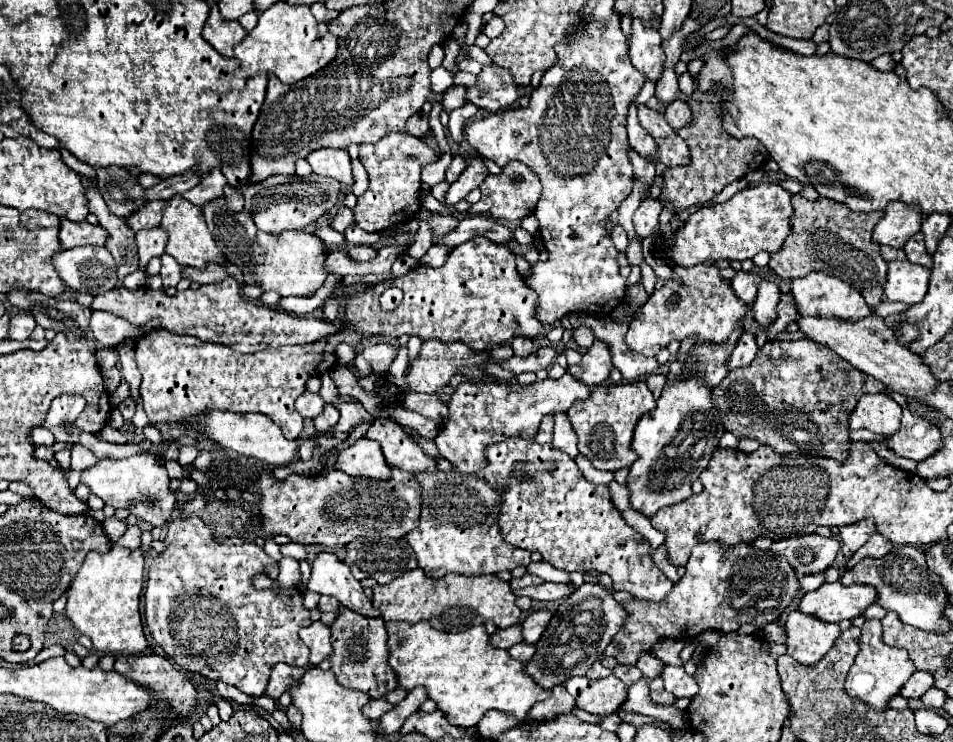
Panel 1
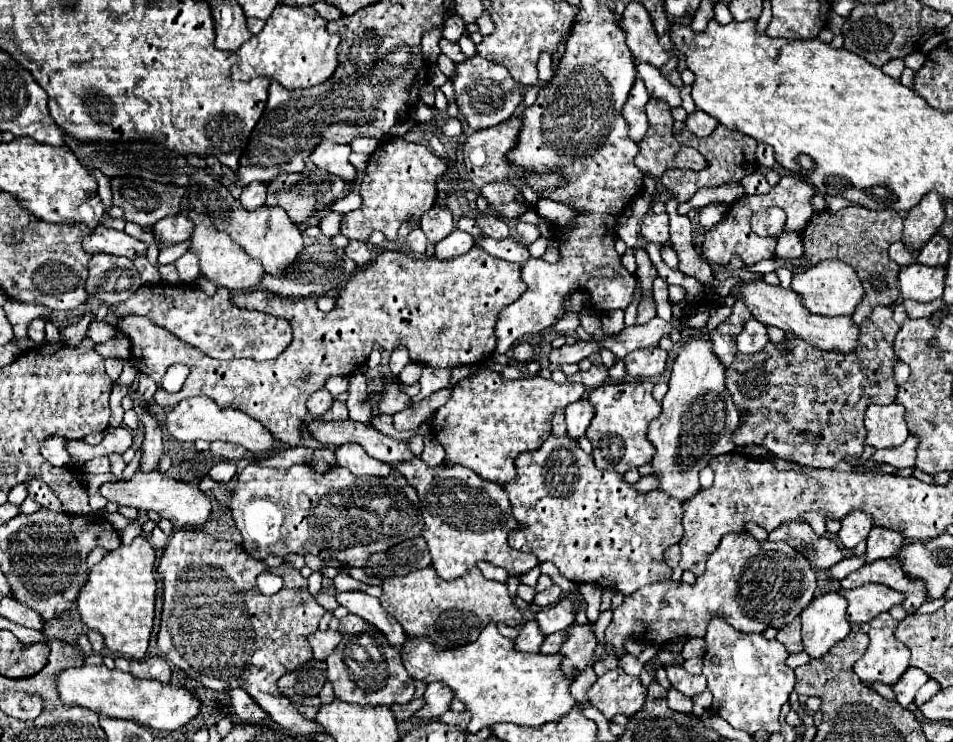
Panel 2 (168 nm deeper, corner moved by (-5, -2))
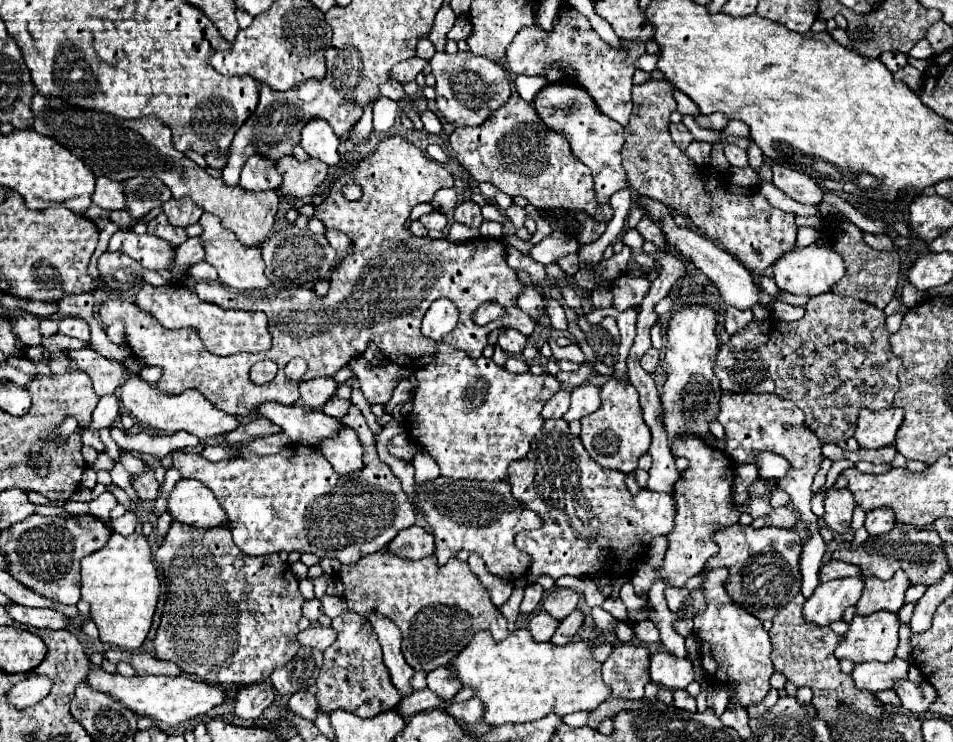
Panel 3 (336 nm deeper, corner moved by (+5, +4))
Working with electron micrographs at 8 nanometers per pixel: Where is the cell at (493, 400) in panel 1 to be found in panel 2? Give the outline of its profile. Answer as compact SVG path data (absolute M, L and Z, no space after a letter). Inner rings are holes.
M478 368L472 372L468 378L460 380L448 398L444 406L436 410L436 416L432 418L432 434L436 440L444 446L446 450L446 464L460 464L476 474L480 478L486 478L490 482L498 482L504 486L506 482L516 478L516 466L514 460L528 450L538 450L542 442L550 436L550 424L552 424L552 414L558 408L566 408L572 402L578 402L584 396L586 388L582 384L556 384L554 380L544 380L542 376L532 376L532 378L520 378L520 380L504 380L500 372L492 368Z

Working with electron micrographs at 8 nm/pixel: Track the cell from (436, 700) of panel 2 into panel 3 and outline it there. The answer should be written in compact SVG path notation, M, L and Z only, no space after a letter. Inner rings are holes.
M436 668L432 672L426 674L426 680L428 680L428 688L438 696L442 698L444 702L450 702L454 698L454 694L460 690L460 686L456 684L456 680L452 680L448 668Z

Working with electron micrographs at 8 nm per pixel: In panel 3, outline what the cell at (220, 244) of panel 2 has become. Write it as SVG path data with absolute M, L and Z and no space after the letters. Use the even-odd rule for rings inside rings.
M204 212L198 224L202 226L200 240L202 240L202 246L204 246L204 252L206 252L204 260L208 264L212 264L214 268L218 268L218 276L220 276L222 284L236 288L236 290L266 288L270 284L270 280L264 274L264 260L262 260L260 252L256 252L256 248L246 248L244 244L240 244L236 240L236 236L232 236L226 228L222 228L220 220L216 220L216 216L212 216L212 214Z

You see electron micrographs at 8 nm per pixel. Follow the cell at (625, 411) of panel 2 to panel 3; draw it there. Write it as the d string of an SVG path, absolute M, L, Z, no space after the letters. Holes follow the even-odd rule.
M612 376L600 388L602 406L582 418L582 444L588 454L604 468L614 468L620 472L632 472L638 466L638 458L648 452L650 446L650 432L642 418L642 408L638 402L638 392L628 380L620 380Z

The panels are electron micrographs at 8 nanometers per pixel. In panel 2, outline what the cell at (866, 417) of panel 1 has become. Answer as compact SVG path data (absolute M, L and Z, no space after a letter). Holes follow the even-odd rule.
M898 402L888 406L868 406L866 410L866 444L872 448L896 448L908 438L904 408Z

